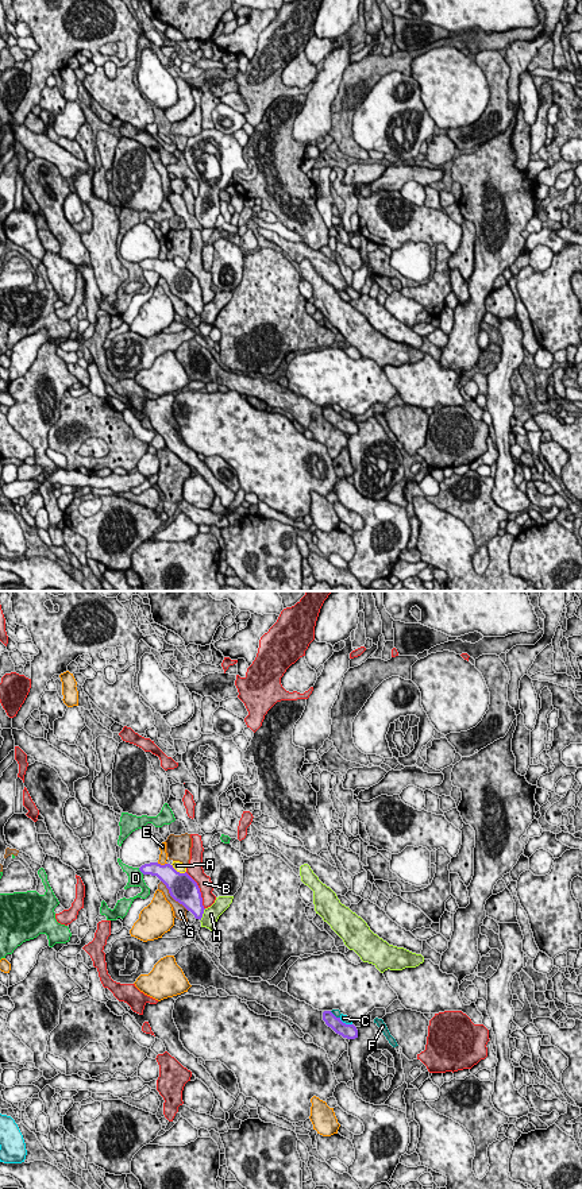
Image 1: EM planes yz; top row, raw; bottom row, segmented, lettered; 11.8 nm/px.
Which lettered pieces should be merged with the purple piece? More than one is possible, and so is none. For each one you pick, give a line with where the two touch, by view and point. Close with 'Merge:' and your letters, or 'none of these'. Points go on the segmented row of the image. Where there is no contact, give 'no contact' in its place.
Merge: none of these

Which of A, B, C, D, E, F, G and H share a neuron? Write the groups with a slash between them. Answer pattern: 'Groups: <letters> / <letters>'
Groups: A / B / C / D / E / F / G / H

